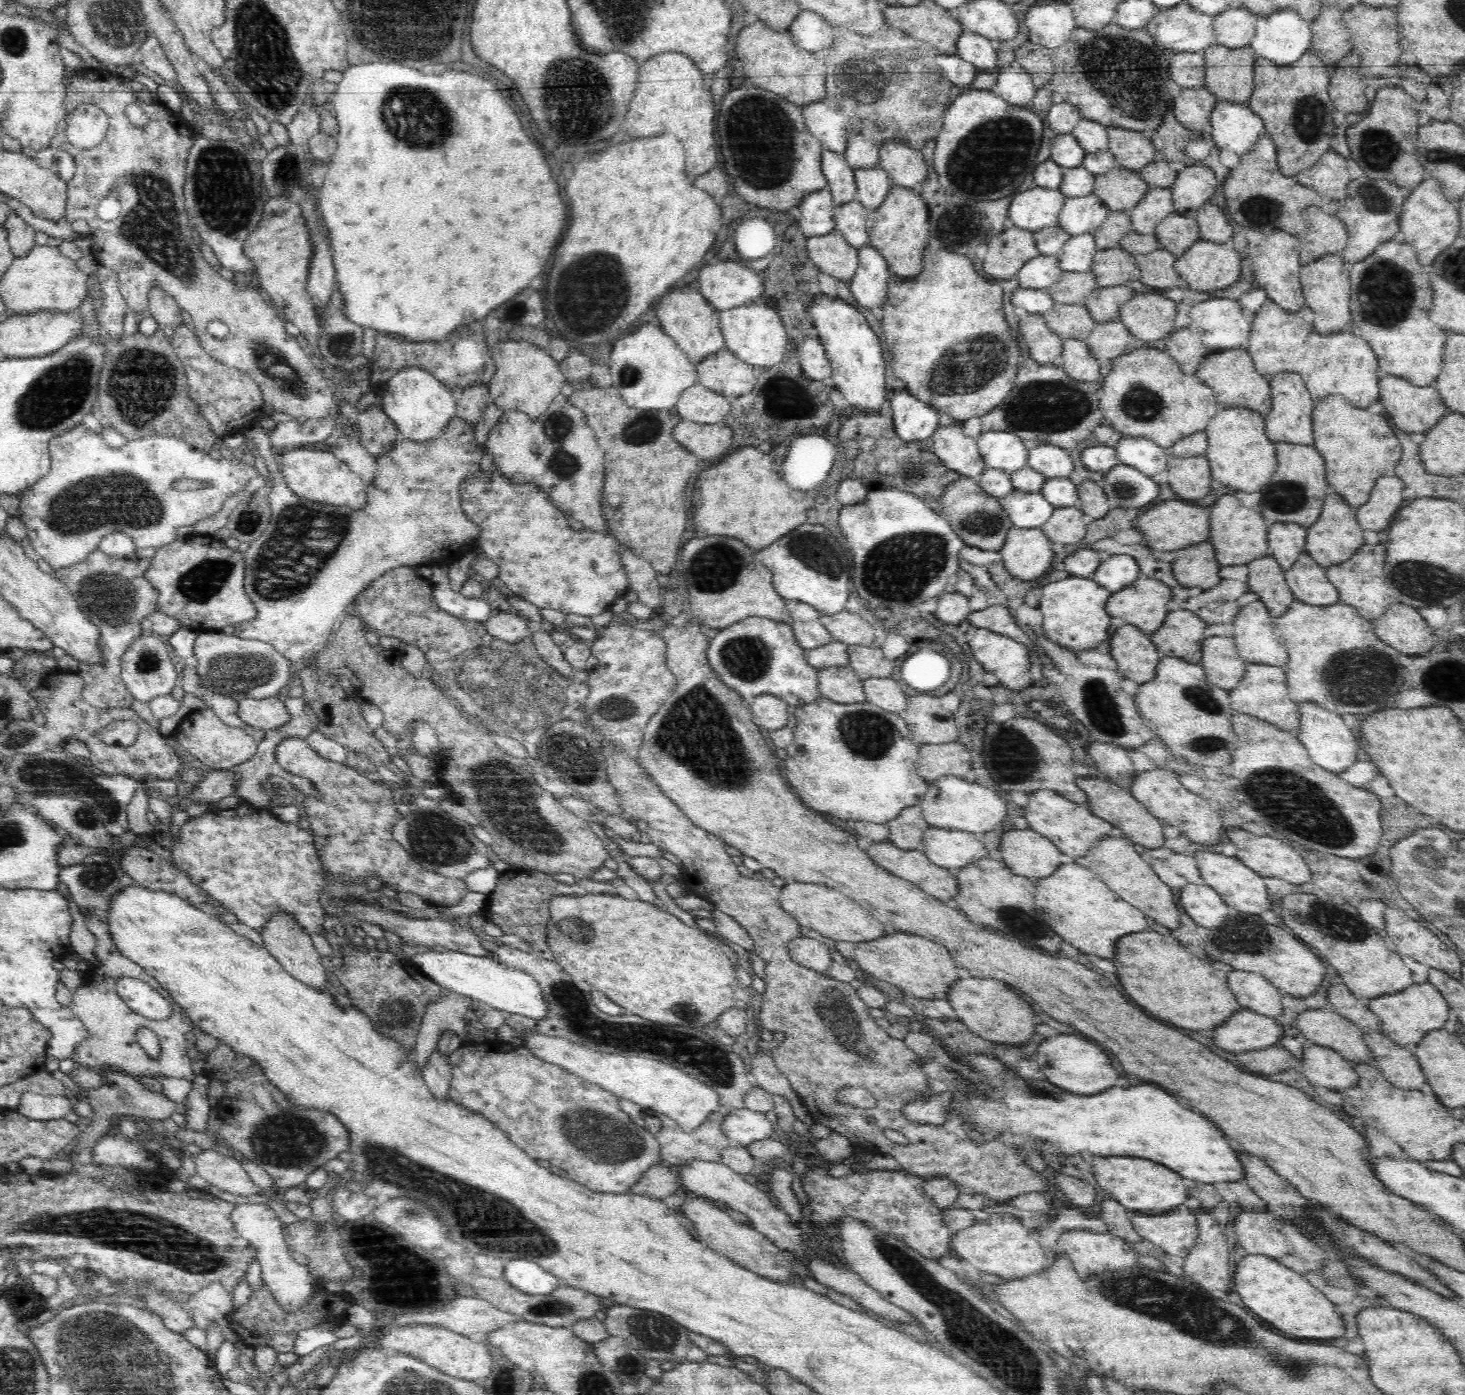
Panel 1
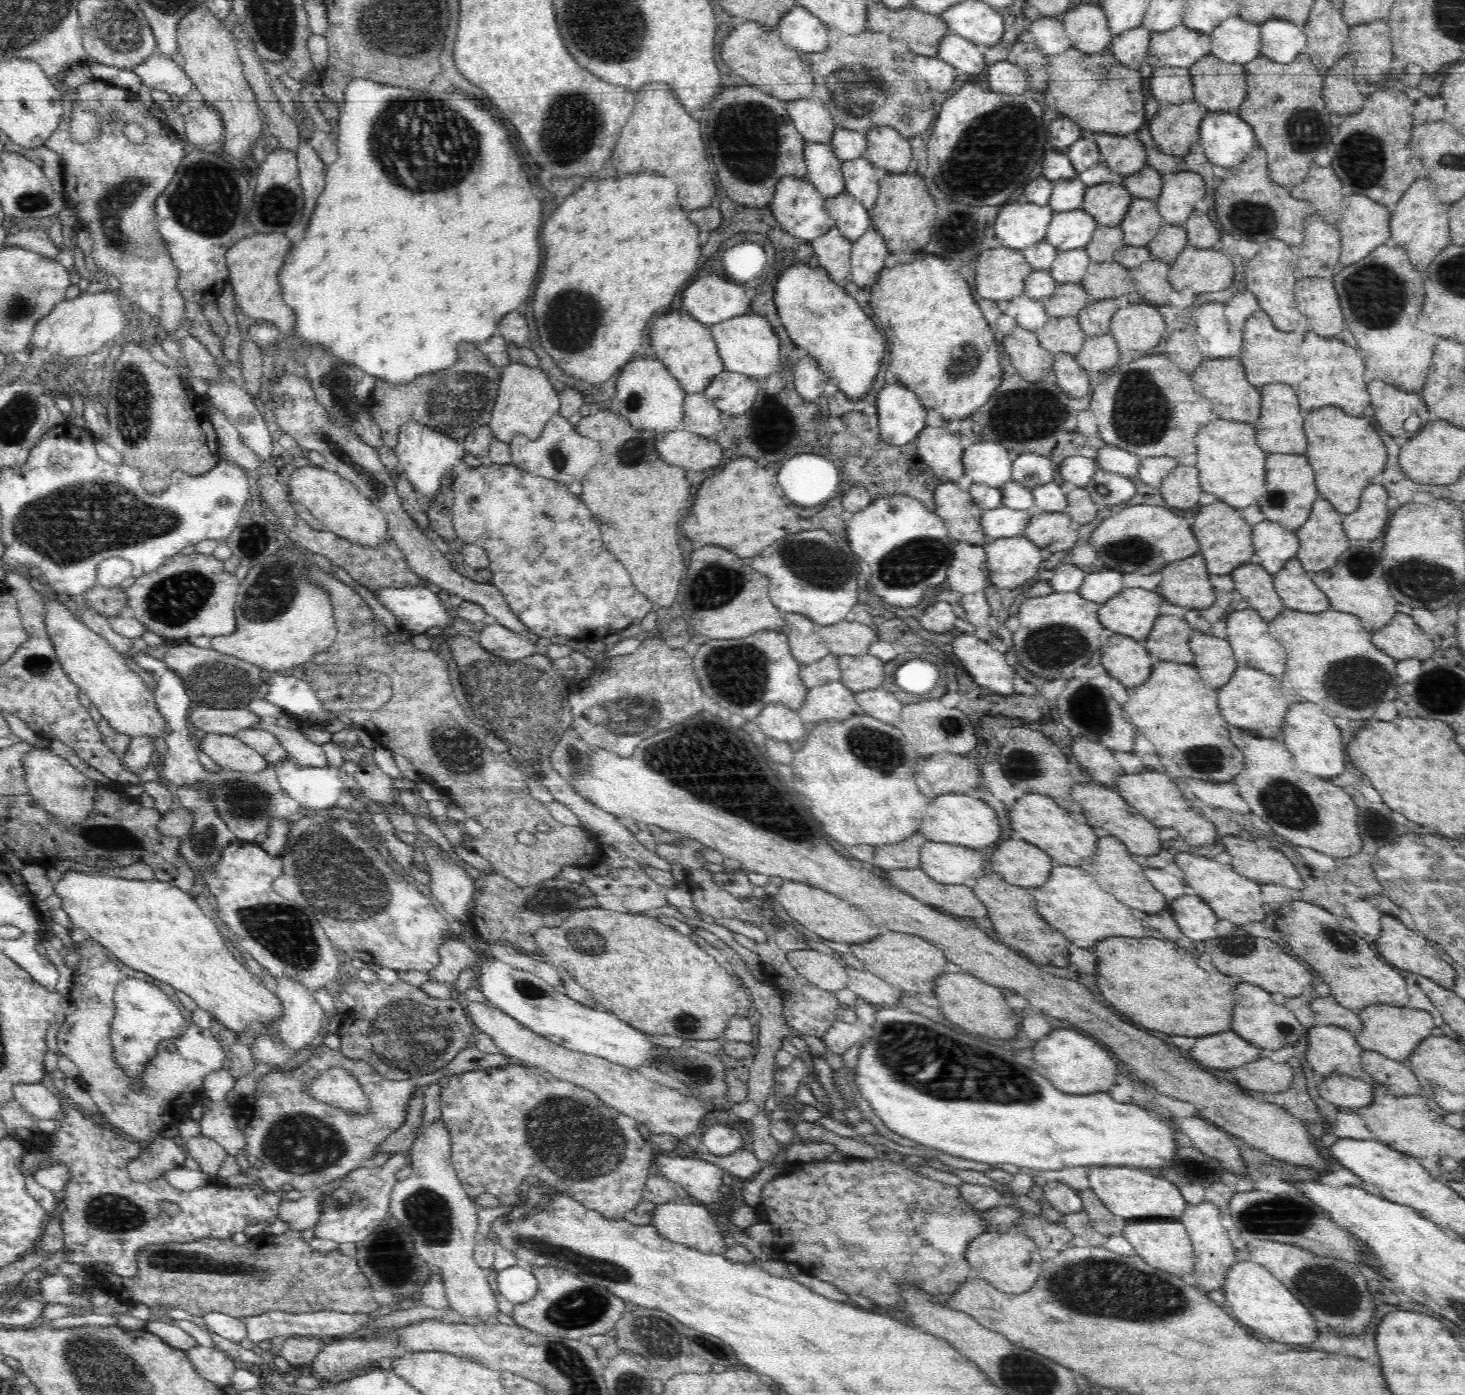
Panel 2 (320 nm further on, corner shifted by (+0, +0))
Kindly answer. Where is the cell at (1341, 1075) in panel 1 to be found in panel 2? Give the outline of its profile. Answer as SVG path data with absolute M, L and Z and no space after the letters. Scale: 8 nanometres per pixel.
M1330 1074L1318 1084L1320 1096L1343 1110L1357 1111L1370 1106L1373 1084L1346 1074Z

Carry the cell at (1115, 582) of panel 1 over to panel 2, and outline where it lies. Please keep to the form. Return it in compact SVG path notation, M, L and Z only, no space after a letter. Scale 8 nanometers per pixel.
M1104 569L1088 573L1077 593L1090 602L1105 603L1122 589L1122 574L1115 570Z

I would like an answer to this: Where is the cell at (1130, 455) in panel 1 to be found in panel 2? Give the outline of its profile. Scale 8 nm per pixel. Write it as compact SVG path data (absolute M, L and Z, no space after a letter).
M1105 445L1097 452L1094 459L1098 464L1098 468L1106 472L1132 477L1138 470L1137 466L1142 457L1130 454L1116 446Z

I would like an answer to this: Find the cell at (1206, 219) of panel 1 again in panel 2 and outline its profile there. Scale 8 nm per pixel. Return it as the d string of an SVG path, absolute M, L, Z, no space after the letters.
M1194 210L1183 226L1188 236L1188 245L1200 249L1216 247L1216 244L1219 246L1222 235L1212 226L1212 220L1207 214Z

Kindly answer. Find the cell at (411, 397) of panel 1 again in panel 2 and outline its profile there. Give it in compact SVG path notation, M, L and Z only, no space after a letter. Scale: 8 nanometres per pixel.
M406 422L400 426L398 445L395 454L398 457L398 468L405 473L405 477L427 501L434 500L434 496L440 492L442 478L455 474L465 467L464 456L466 452L462 443L458 443L447 434L442 434L439 430L434 430L431 426L422 426L419 422Z

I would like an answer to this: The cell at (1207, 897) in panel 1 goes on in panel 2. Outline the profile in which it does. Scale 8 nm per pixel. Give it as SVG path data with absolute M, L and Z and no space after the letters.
M1182 895L1170 904L1170 913L1182 931L1190 940L1202 941L1216 938L1214 930L1218 917L1211 906L1198 895Z

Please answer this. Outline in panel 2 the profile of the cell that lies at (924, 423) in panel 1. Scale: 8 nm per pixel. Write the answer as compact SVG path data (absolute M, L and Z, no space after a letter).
M894 378L880 389L875 402L881 439L892 446L902 448L906 443L914 442L916 435L927 426L926 409L916 394Z

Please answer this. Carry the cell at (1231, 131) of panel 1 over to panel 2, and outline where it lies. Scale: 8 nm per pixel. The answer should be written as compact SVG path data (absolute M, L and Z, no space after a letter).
M1236 111L1208 112L1199 128L1199 143L1216 166L1235 166L1258 144L1252 126Z

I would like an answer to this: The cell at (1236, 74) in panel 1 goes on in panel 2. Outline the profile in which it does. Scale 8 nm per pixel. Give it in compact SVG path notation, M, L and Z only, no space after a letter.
M1208 54L1188 68L1193 86L1193 100L1205 106L1208 112L1236 111L1247 95L1247 82L1244 65L1221 61Z

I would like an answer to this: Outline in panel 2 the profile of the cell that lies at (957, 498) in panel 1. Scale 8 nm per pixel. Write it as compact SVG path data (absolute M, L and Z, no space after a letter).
M944 479L939 484L933 492L934 511L944 521L949 536L974 545L990 542L980 524L984 509L975 504L969 491L962 491L954 481Z

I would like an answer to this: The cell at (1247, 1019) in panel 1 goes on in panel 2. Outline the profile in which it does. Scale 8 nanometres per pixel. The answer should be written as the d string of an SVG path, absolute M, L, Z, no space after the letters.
M1220 1032L1200 1038L1192 1048L1192 1060L1204 1068L1230 1070L1259 1058L1262 1048L1246 1042L1235 1032Z

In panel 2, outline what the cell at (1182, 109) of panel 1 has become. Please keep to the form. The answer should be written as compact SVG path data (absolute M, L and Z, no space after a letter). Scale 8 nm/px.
M1194 100L1182 104L1161 105L1150 121L1150 134L1160 152L1174 157L1187 155L1190 146L1199 142L1199 128L1207 113L1207 108Z

